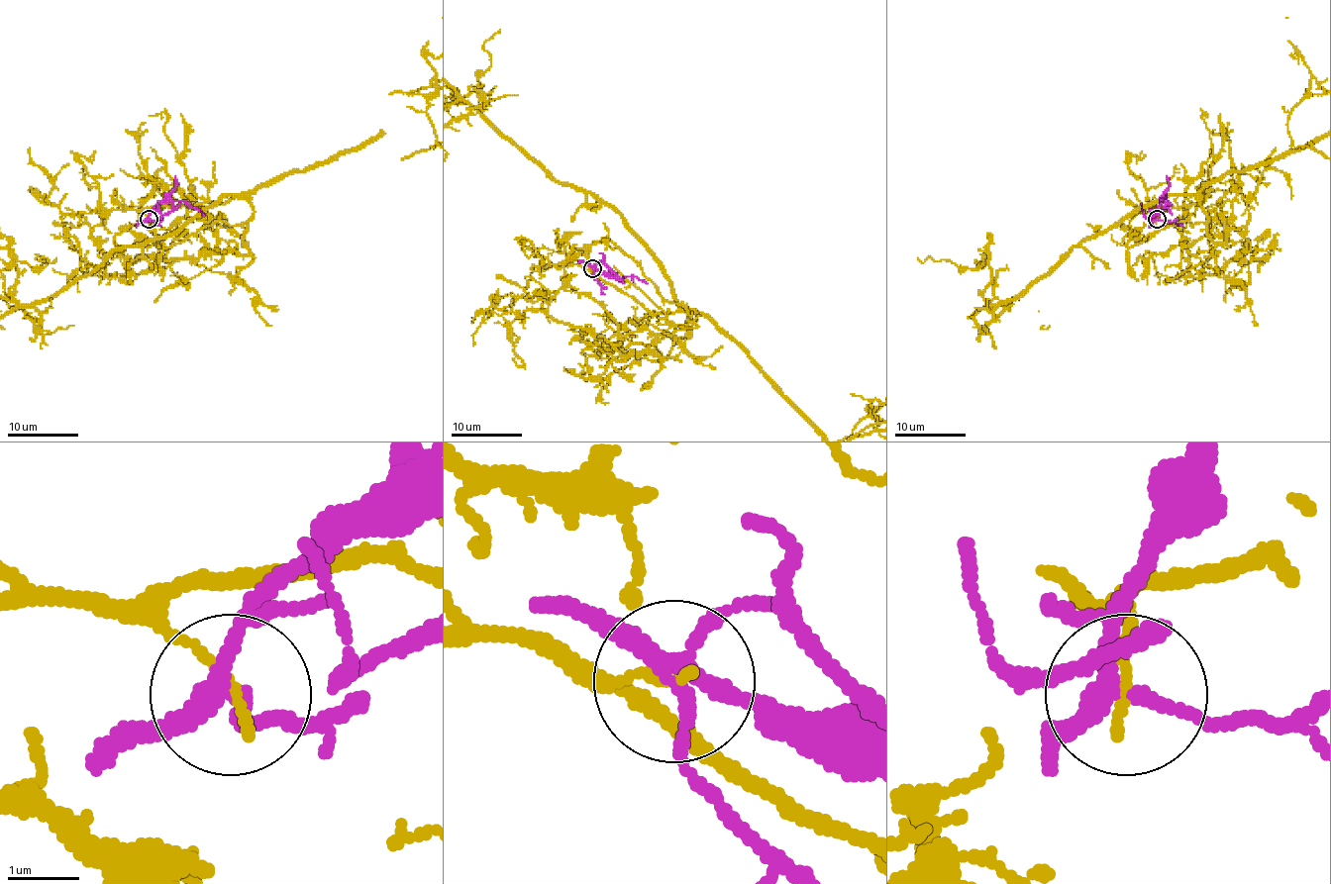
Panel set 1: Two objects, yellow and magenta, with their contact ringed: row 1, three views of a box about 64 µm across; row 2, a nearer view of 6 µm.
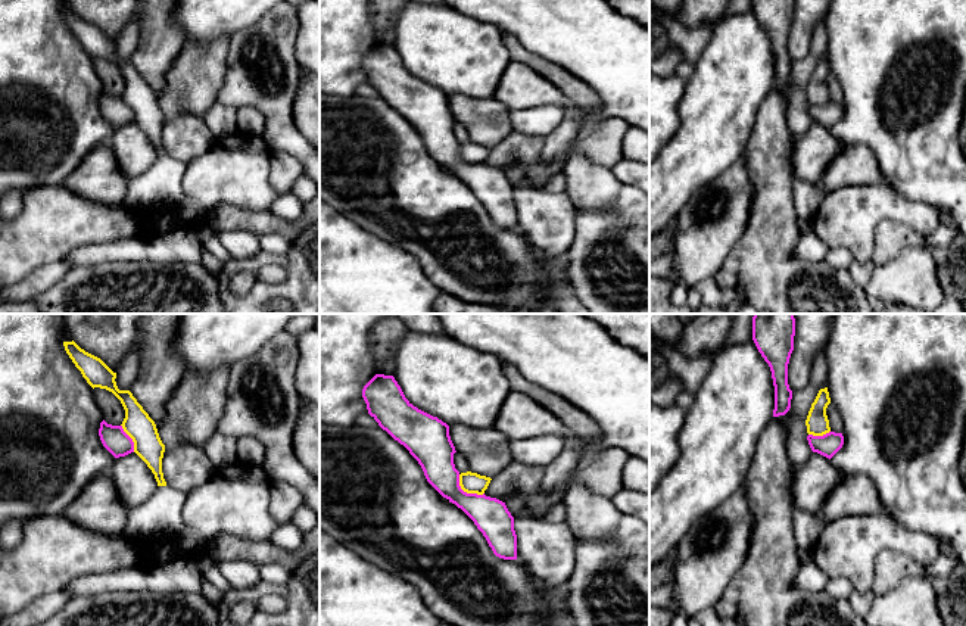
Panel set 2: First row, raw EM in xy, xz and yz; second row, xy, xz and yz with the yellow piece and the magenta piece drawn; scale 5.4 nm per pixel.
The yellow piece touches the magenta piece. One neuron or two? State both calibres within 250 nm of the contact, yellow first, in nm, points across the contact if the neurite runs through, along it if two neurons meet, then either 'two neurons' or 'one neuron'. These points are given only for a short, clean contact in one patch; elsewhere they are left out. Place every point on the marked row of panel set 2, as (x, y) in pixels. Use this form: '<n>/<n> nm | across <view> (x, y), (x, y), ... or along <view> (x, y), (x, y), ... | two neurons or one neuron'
110/200 nm | along xz (458, 475), (458, 483), (464, 491), (483, 494) | two neurons

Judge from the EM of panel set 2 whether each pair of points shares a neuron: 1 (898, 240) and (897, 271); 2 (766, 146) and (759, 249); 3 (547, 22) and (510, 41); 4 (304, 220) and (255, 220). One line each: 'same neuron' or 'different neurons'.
1: different neurons
2: same neuron
3: different neurons
4: same neuron

